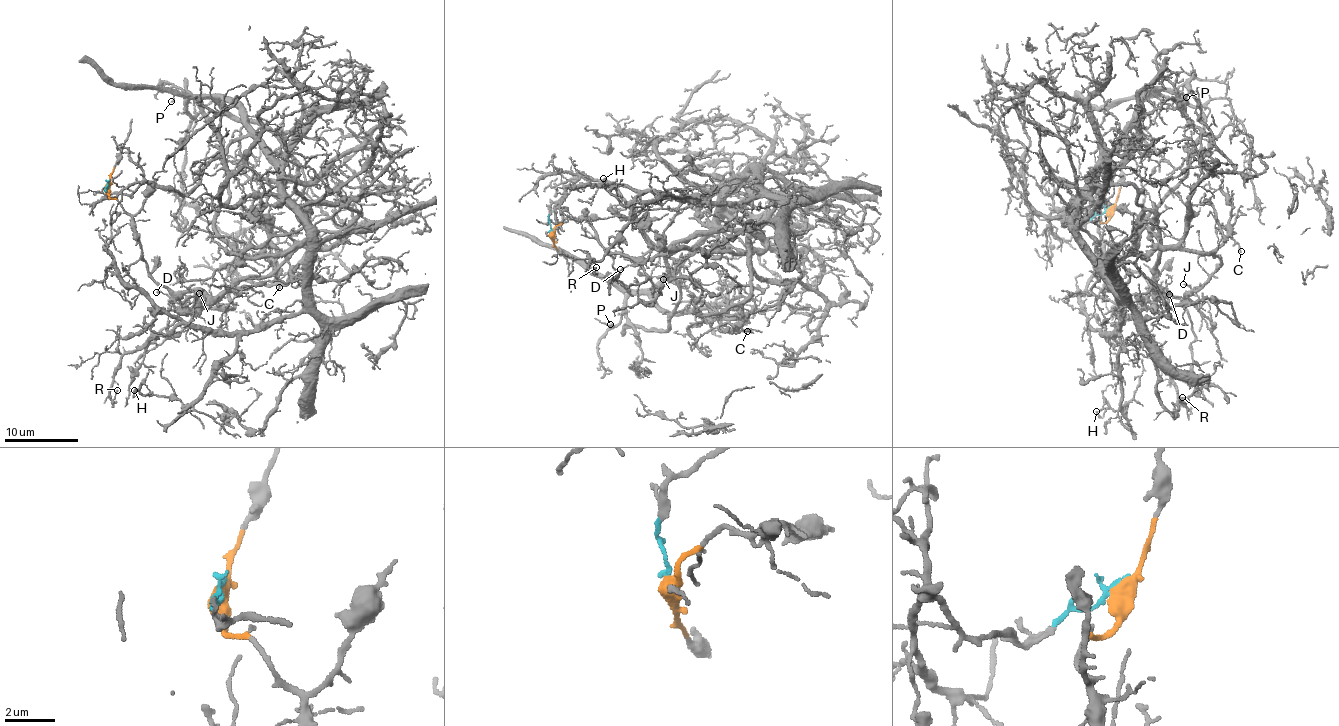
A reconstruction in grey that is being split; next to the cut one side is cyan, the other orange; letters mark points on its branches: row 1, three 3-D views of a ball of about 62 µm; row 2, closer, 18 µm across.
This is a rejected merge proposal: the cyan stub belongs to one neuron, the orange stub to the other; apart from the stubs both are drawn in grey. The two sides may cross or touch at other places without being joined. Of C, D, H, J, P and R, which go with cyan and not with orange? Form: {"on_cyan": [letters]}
{"on_cyan": ["C", "H", "P", "R"]}

